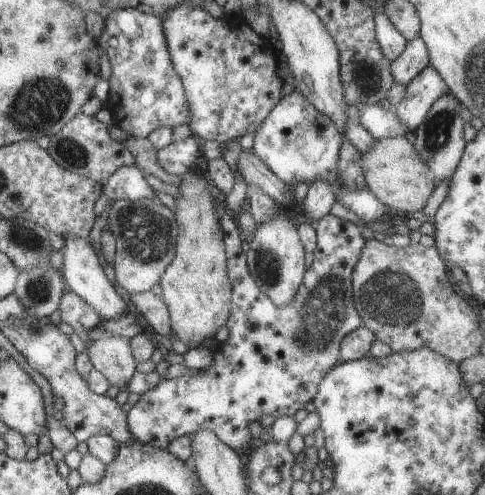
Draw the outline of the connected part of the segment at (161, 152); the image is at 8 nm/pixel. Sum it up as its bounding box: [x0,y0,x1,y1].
[157,135,202,176]

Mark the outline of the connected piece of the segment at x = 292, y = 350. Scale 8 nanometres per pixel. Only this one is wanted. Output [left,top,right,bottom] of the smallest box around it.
[127,206,365,456]

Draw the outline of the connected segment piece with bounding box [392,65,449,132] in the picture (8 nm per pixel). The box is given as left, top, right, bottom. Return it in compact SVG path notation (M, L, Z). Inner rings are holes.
M428 65L418 76L406 85L407 93L395 106L394 114L413 132L428 114L429 108L445 94L449 94L448 85L439 72Z

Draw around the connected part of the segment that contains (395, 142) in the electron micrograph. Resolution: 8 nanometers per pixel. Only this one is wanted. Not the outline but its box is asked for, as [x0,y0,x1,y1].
[361,137,435,216]

